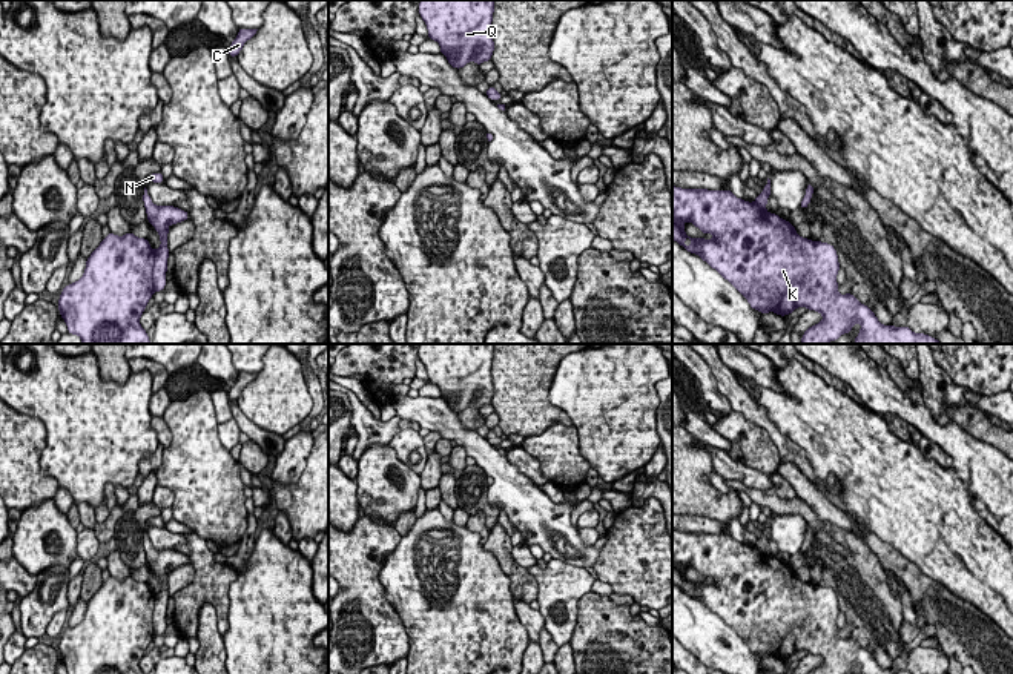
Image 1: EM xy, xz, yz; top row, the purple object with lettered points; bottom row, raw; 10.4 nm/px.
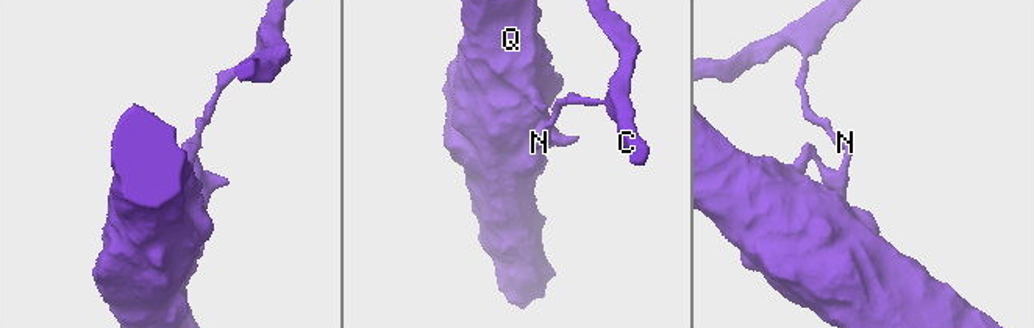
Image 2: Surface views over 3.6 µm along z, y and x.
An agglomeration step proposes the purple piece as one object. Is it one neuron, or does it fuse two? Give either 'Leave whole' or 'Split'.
Split

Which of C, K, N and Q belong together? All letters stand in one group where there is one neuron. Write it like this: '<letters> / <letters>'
C N / K Q

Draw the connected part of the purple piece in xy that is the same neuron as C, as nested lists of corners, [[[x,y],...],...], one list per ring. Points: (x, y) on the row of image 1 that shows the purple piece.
[[[241,28],[238,31],[238,35],[236,38],[230,43],[230,48],[229,48],[229,55],[230,58],[232,57],[236,57],[239,54],[239,51],[243,49],[244,43],[247,40],[250,40],[255,34],[256,34],[258,29],[246,29],[246,28]]]

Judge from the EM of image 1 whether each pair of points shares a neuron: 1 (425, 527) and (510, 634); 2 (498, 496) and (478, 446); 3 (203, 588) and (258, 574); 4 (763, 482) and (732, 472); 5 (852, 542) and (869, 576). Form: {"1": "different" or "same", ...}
{"1": "same", "2": "same", "3": "different", "4": "same", "5": "same"}

